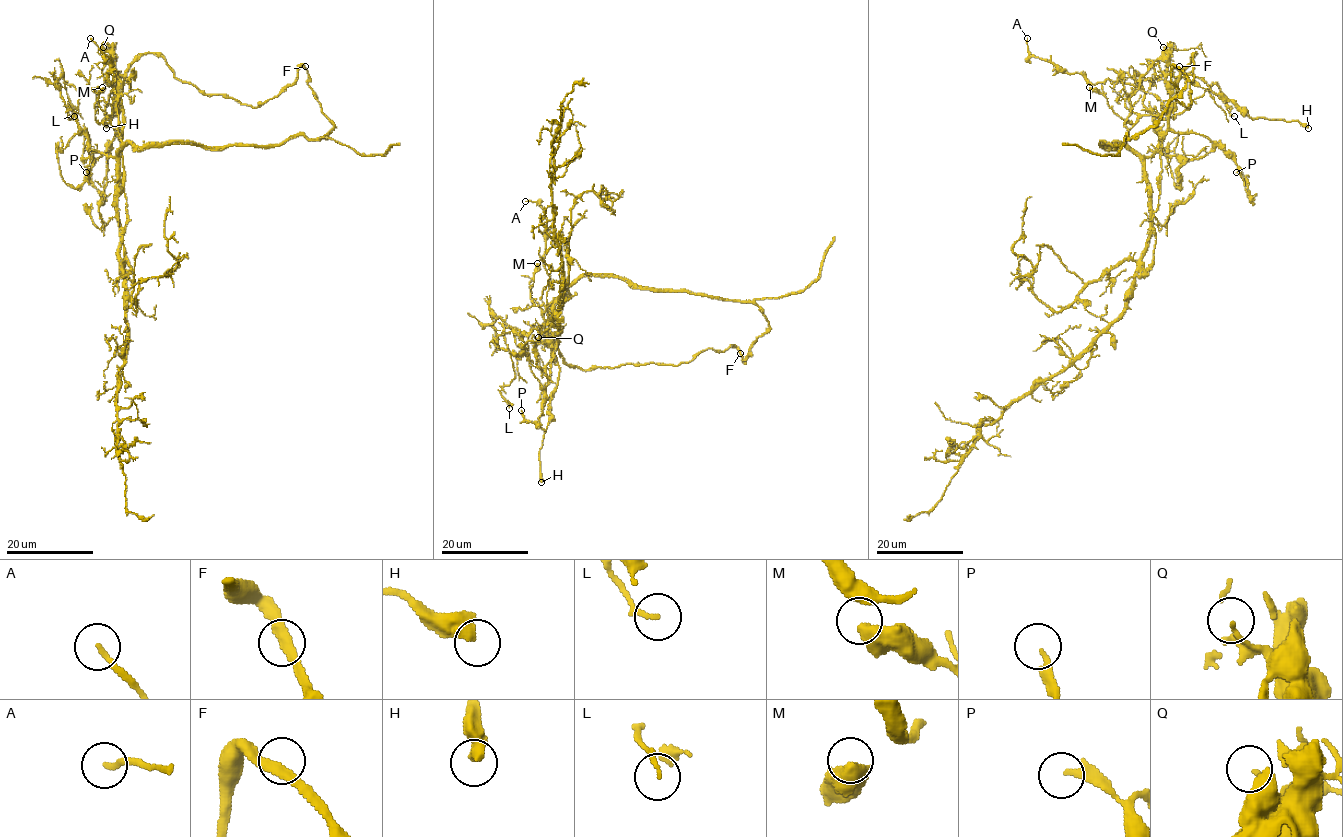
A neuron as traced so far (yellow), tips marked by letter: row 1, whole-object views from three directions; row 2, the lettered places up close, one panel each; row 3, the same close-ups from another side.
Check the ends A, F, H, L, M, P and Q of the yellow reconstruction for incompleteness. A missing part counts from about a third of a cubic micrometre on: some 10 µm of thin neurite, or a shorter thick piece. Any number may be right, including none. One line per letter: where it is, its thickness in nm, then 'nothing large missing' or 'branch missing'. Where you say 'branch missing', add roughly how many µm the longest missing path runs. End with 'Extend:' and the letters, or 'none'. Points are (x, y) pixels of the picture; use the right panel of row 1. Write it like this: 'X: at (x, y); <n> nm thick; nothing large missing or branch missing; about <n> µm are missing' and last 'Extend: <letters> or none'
A: at (1027, 38); 170 nm thick; nothing large missing
F: at (1179, 66); 320 nm thick; nothing large missing
H: at (1308, 128); 440 nm thick; branch missing; about 3 µm are missing
L: at (1234, 116); 120 nm thick; nothing large missing
M: at (1089, 87); 550 nm thick; nothing large missing
P: at (1236, 172); 260 nm thick; nothing large missing
Q: at (1163, 47); 120 nm thick; nothing large missing
Extend: H

